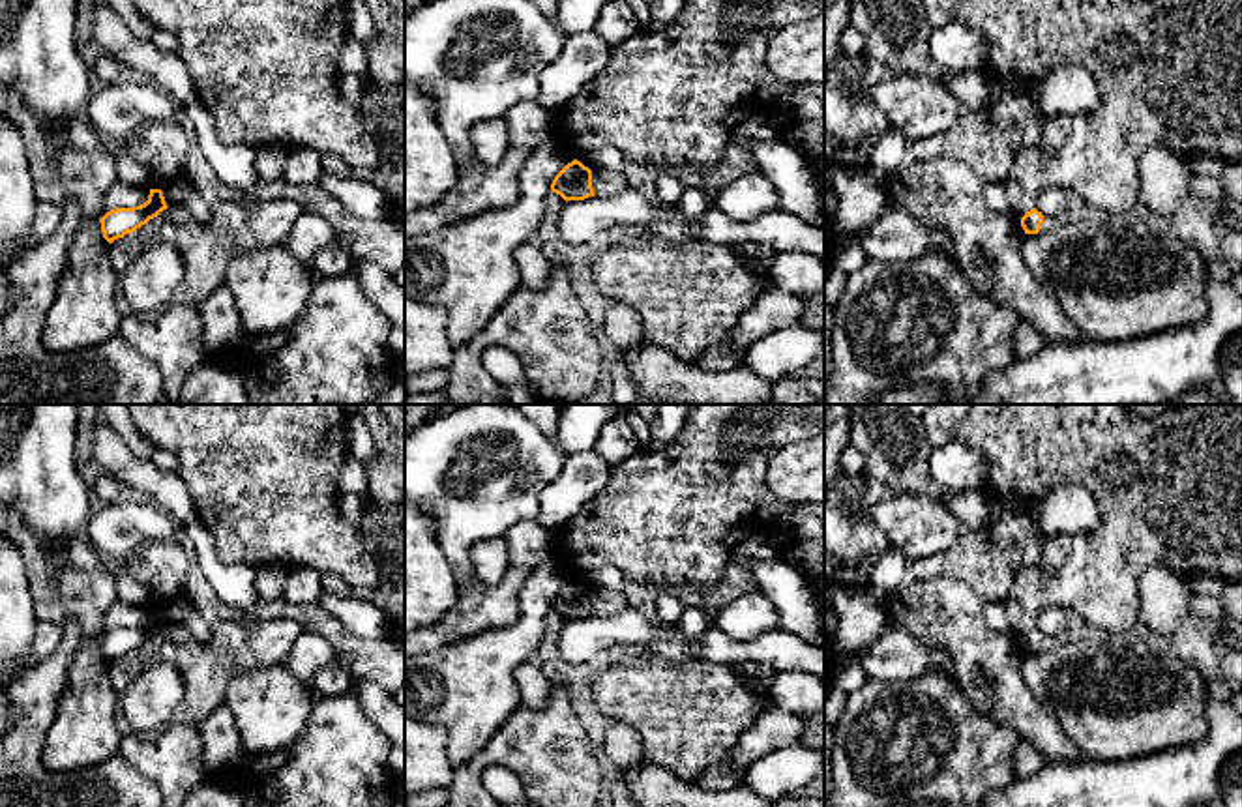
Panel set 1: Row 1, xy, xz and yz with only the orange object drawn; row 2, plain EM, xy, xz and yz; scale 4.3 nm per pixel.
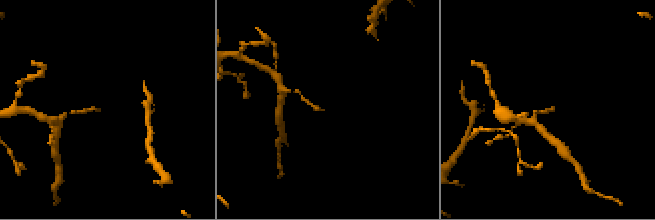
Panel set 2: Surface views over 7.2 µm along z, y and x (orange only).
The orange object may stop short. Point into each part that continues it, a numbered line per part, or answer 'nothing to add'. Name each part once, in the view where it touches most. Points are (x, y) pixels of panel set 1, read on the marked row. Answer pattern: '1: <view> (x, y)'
nothing to add

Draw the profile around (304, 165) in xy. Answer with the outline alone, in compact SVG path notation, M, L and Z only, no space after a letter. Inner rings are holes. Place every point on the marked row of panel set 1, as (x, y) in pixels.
M292 148L288 152L283 180L292 185L318 183L322 169L322 155L309 148Z

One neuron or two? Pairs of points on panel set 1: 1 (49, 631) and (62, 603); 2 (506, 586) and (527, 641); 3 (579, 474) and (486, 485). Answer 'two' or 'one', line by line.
1: two
2: two
3: two

